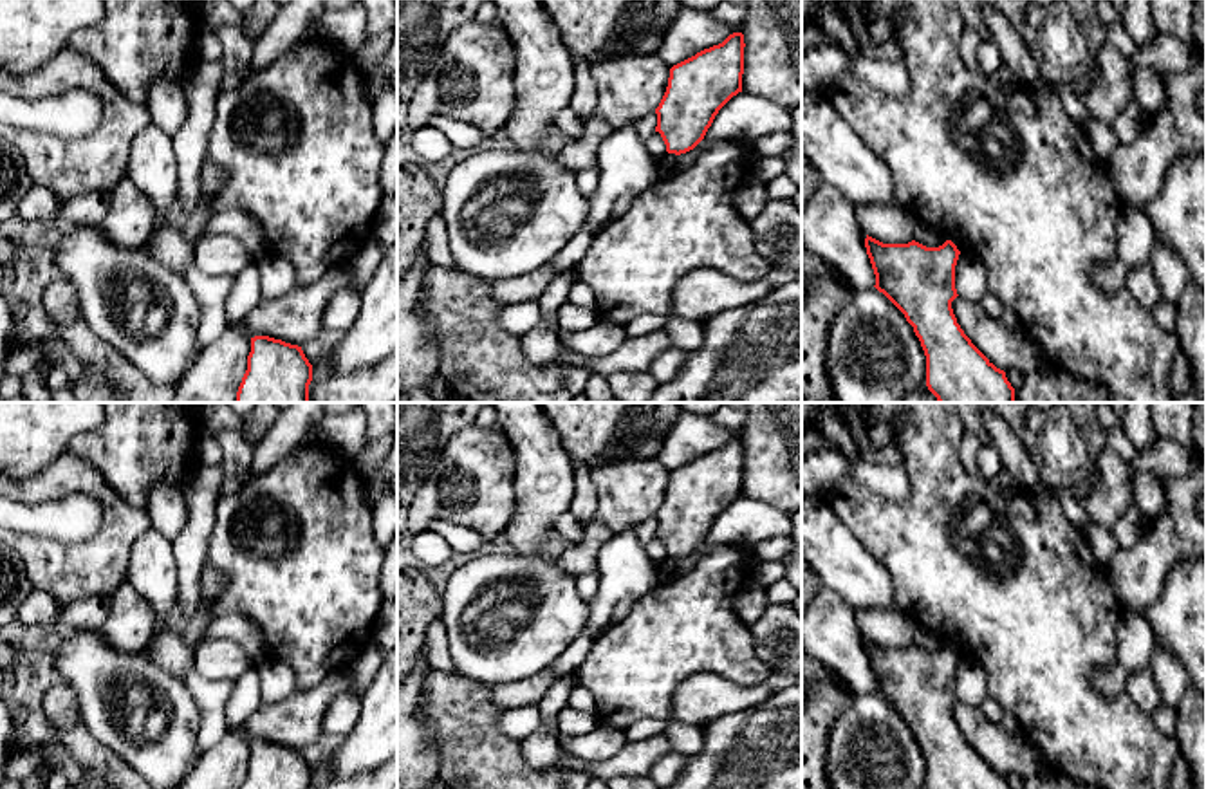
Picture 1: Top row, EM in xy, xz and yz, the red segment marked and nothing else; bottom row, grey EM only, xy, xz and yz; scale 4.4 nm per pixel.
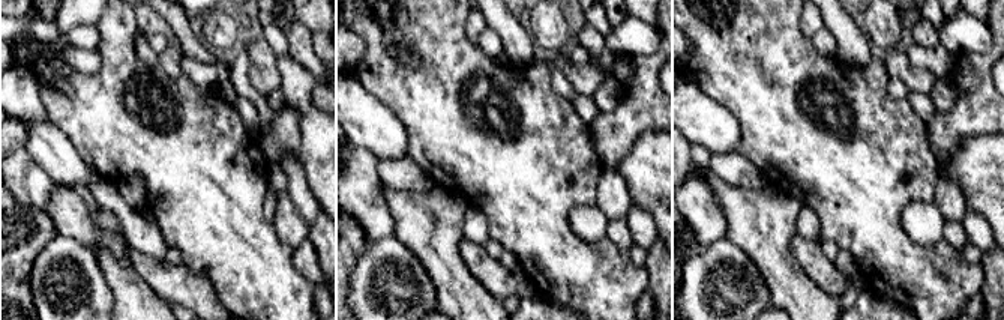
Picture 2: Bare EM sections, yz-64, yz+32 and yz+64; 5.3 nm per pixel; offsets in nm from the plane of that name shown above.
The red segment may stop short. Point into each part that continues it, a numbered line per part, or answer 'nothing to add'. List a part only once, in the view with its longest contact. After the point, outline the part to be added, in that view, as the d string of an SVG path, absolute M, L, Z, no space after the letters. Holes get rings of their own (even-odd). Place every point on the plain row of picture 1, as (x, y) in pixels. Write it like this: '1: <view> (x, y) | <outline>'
nothing to add

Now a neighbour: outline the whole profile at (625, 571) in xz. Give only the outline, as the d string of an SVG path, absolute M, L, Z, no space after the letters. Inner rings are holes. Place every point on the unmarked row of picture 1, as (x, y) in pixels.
M637 527L612 533L598 551L598 571L599 585L585 627L594 641L659 585L659 569L646 556Z

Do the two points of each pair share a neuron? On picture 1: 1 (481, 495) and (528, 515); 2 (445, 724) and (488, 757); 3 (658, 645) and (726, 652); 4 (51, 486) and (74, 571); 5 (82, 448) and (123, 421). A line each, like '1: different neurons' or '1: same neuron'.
1: different neurons
2: same neuron
3: same neuron
4: same neuron
5: same neuron

